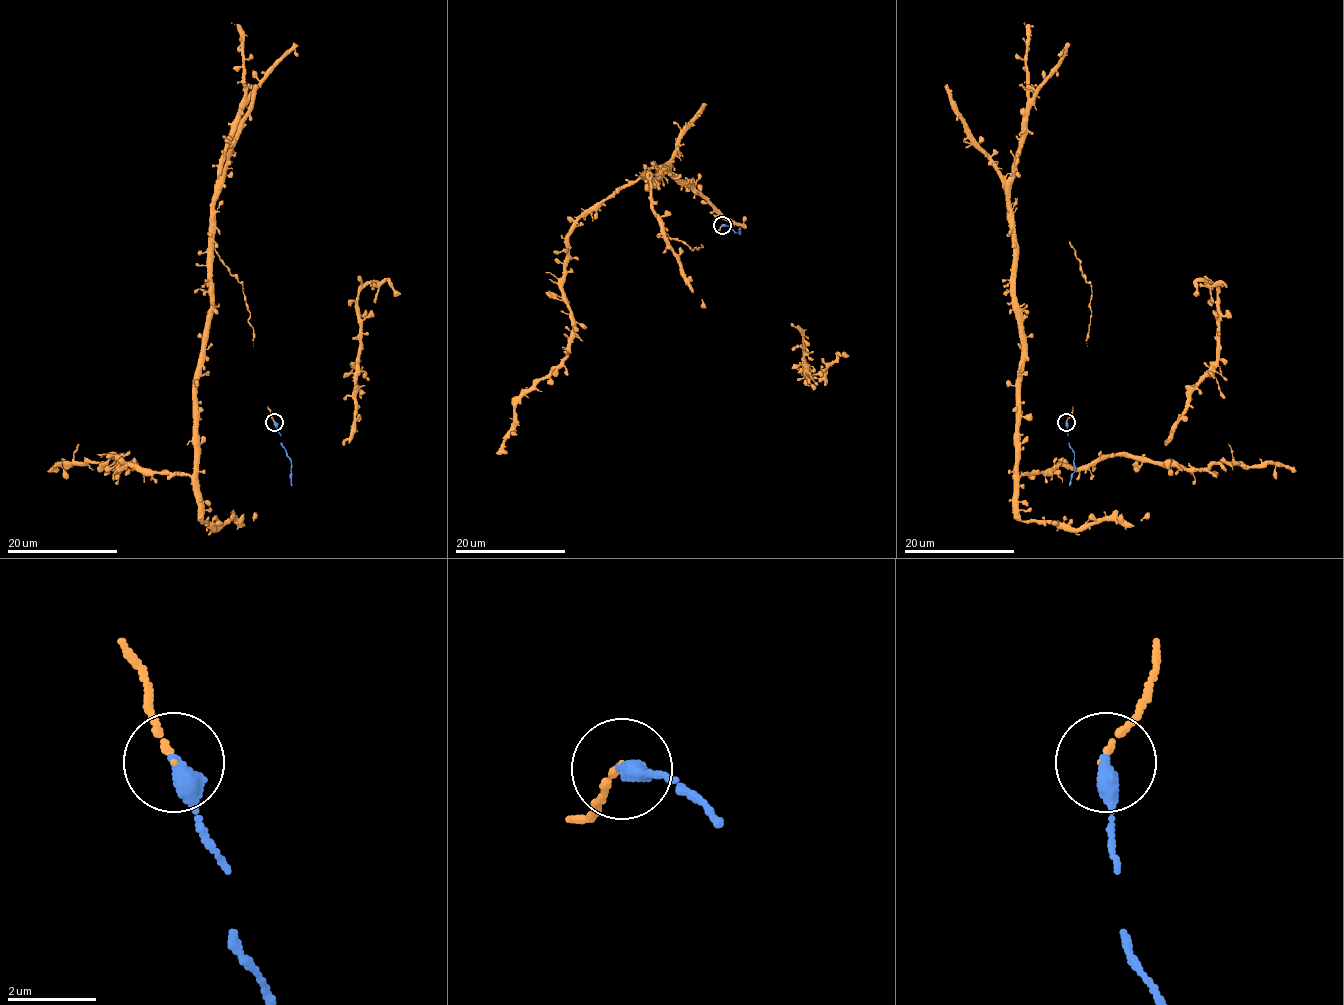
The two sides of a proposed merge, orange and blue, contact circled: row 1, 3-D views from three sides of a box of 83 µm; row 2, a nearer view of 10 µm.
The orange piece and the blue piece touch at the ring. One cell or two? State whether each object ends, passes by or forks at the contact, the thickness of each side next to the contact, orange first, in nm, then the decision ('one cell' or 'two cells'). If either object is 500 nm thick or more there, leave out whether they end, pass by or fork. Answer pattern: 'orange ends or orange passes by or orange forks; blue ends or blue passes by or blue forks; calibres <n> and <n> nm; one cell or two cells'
orange ends; blue ends; calibres 110 and 440 nm; one cell

